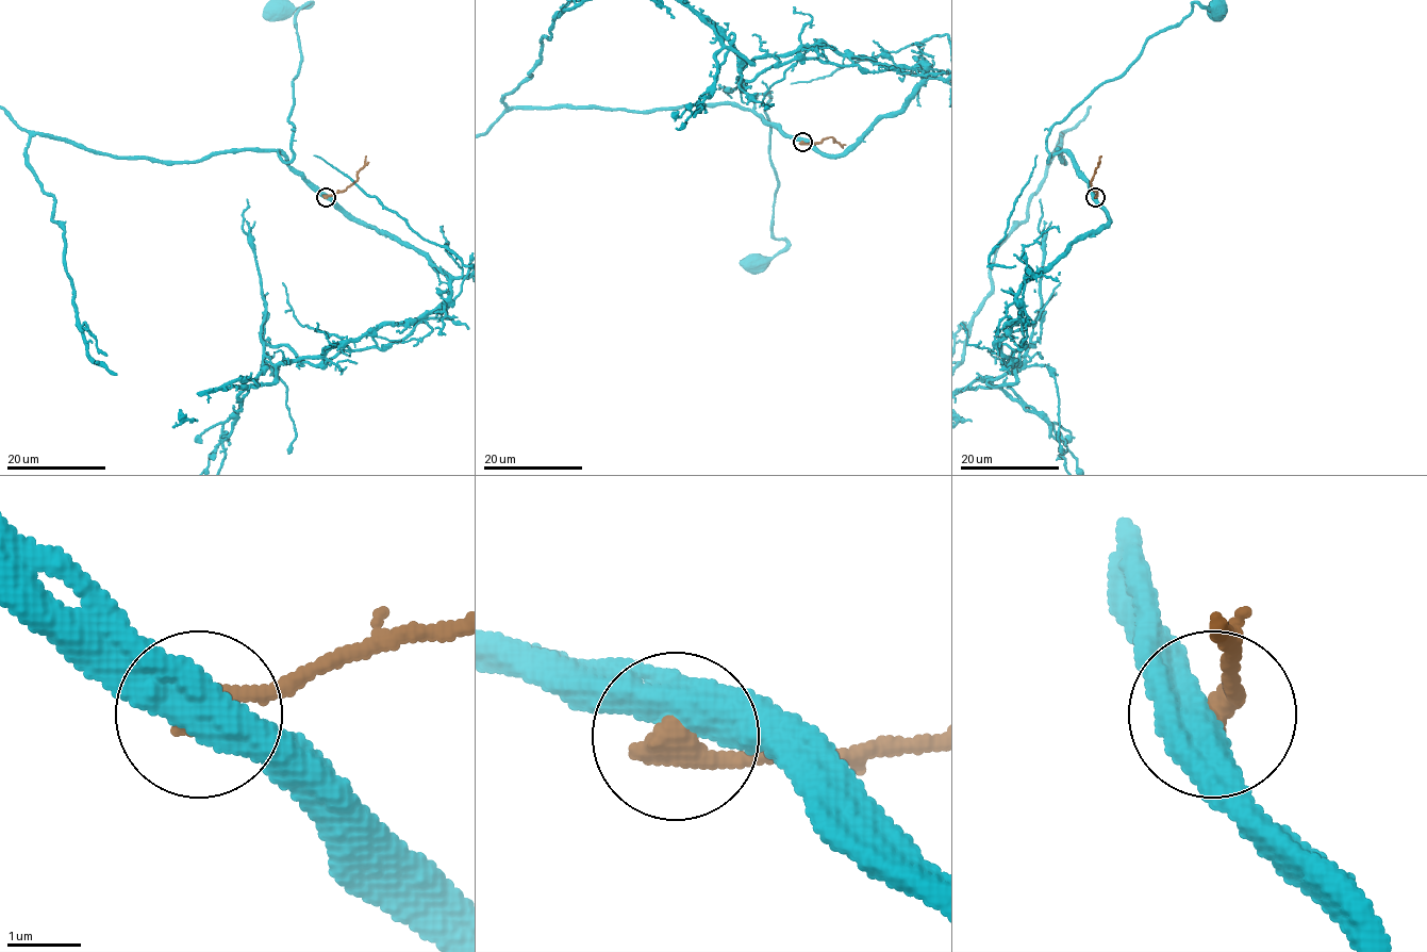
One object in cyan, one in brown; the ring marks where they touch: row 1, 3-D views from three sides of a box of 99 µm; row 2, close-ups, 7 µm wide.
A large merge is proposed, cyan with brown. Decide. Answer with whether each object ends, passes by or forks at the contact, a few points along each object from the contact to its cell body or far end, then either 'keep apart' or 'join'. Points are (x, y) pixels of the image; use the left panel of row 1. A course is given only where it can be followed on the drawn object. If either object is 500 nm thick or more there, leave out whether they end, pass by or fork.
cyan runs (327, 196), (277, 154), (284, 162), (294, 154), (288, 116), (300, 56), (296, 15), (311, 2), (279, 6); brown runs (326, 196), (344, 192), (357, 180), (366, 156); keep apart

